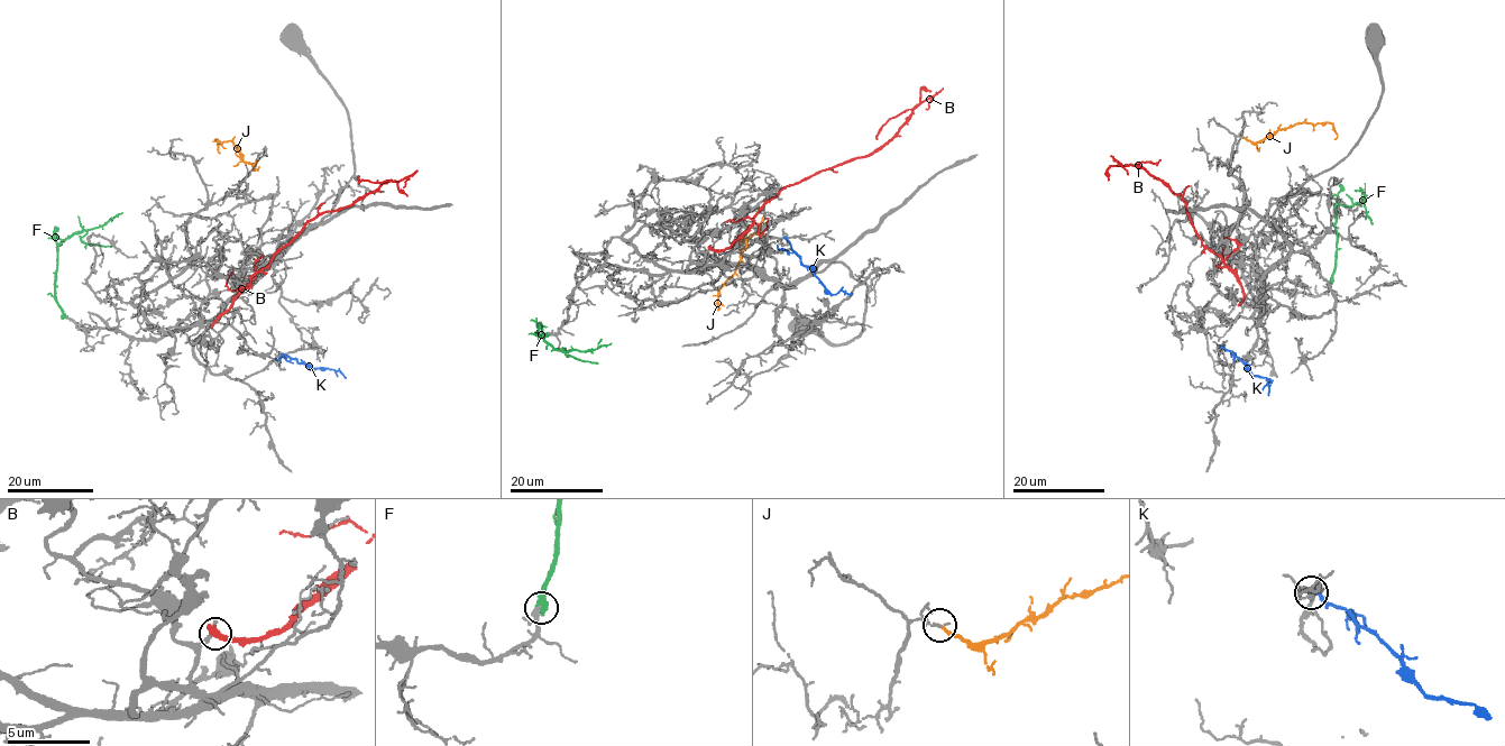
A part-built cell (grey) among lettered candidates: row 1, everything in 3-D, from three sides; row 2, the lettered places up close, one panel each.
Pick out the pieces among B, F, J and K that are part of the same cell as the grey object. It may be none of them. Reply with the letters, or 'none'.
F

